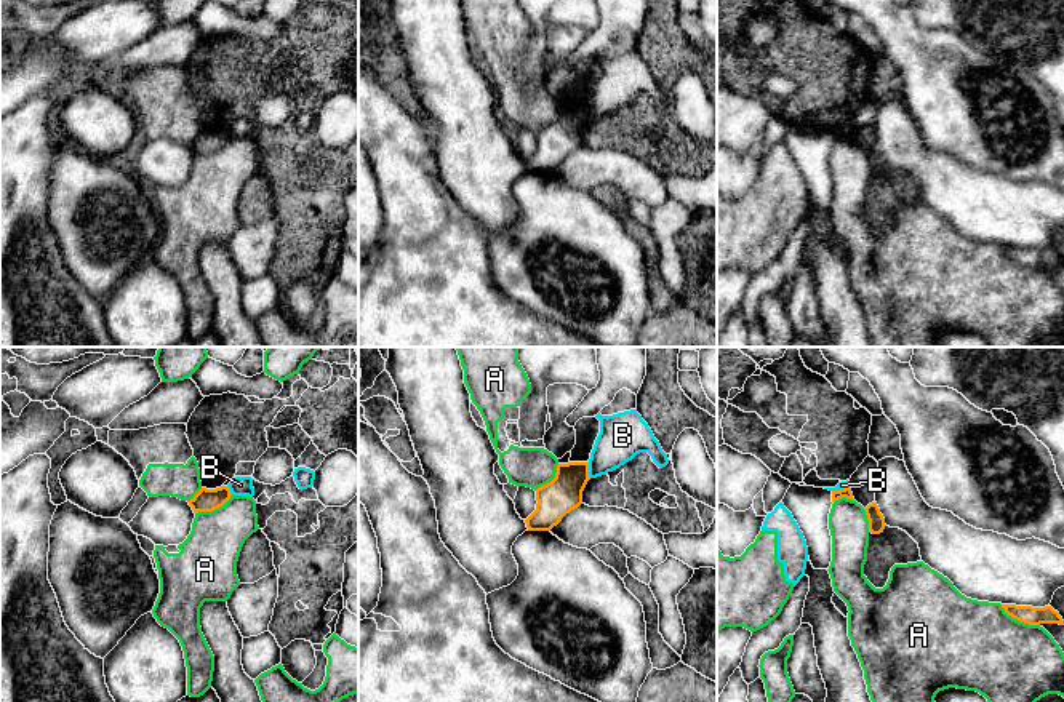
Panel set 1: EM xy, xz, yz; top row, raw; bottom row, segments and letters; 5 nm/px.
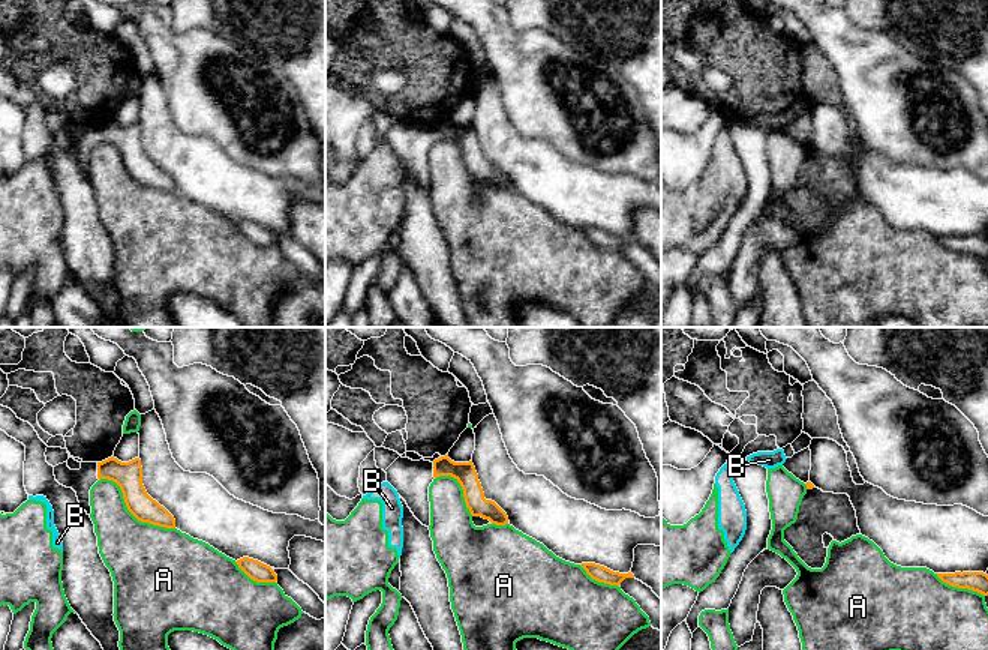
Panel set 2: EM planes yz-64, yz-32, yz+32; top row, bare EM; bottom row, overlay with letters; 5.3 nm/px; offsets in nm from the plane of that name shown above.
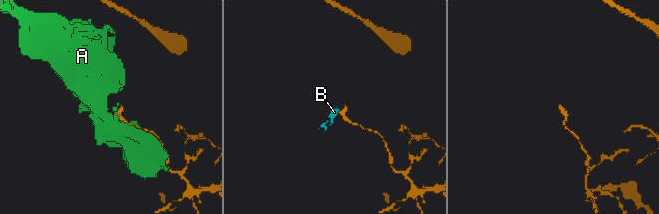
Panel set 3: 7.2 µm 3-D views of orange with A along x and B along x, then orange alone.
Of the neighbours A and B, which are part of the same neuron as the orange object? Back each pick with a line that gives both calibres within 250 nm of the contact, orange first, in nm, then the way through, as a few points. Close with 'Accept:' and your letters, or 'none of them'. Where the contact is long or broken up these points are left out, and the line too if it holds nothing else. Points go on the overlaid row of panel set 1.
Accept: none of them

